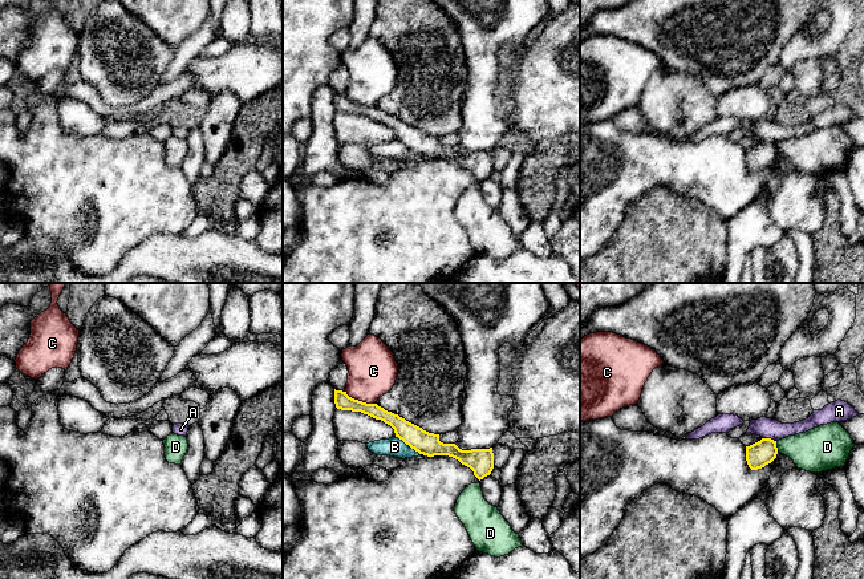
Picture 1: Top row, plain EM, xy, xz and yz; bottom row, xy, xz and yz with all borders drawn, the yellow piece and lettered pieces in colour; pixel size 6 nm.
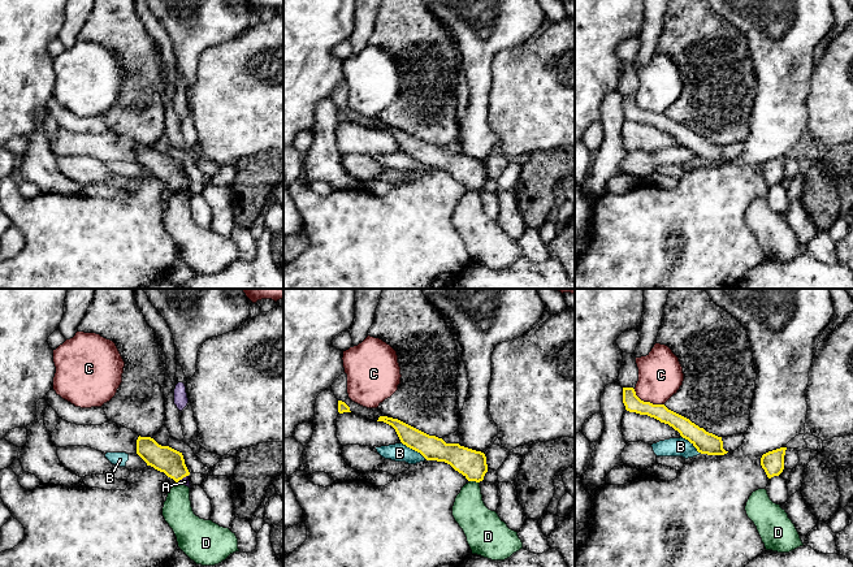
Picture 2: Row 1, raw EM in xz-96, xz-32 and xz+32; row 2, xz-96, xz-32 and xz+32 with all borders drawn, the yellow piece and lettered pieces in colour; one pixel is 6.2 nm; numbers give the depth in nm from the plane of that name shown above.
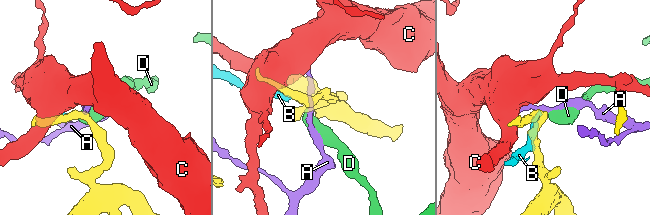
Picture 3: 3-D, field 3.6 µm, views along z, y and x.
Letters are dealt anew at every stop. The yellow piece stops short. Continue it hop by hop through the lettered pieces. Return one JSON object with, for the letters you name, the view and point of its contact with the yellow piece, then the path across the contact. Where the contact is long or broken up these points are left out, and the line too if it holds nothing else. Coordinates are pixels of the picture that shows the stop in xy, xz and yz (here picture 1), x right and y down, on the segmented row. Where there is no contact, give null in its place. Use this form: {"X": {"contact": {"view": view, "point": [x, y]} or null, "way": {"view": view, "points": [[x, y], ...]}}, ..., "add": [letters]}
{"add": []}

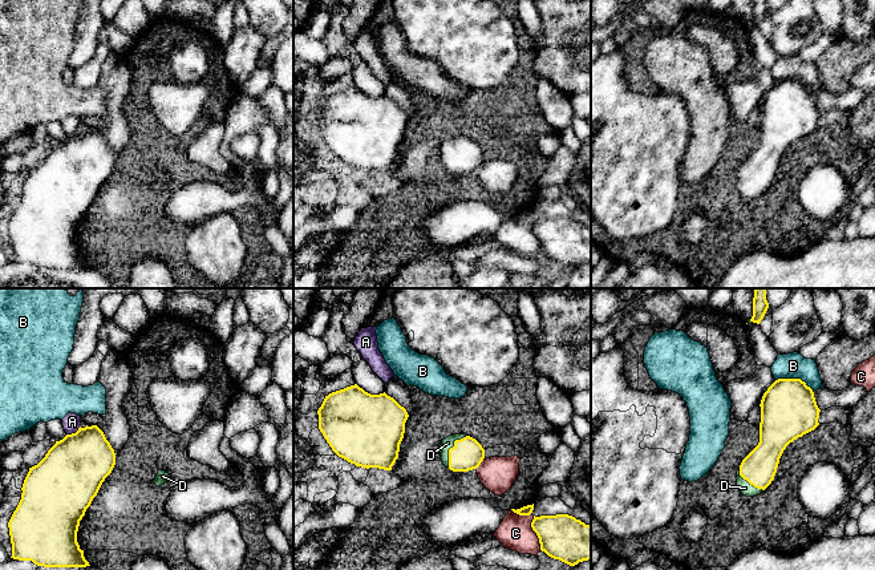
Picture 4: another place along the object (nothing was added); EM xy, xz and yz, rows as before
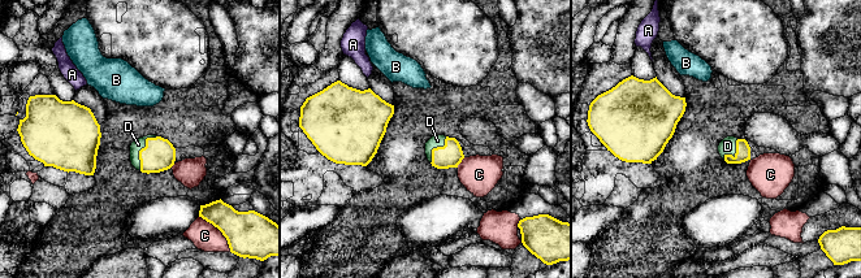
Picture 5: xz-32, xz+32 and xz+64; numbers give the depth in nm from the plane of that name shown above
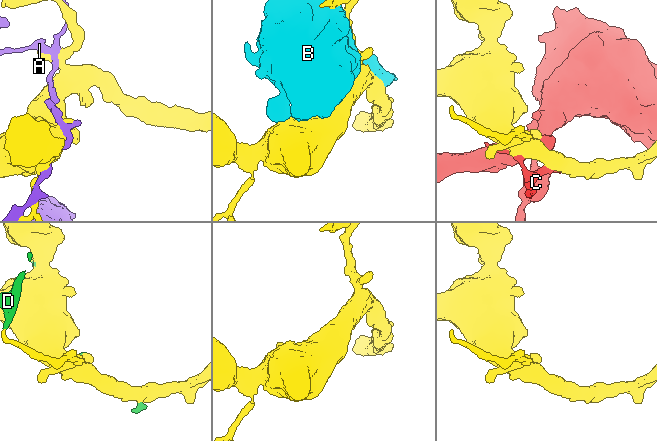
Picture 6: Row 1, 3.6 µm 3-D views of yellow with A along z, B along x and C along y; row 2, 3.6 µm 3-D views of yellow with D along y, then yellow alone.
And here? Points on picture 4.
{"D": {"contact": {"view": "xz", "point": [450, 448]}}, "add": ["D"]}

